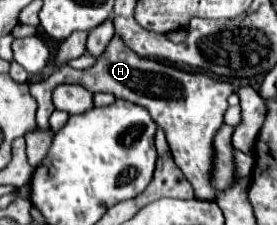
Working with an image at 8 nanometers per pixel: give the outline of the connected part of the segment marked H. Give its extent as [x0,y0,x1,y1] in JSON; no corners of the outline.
[86,37,232,201]

